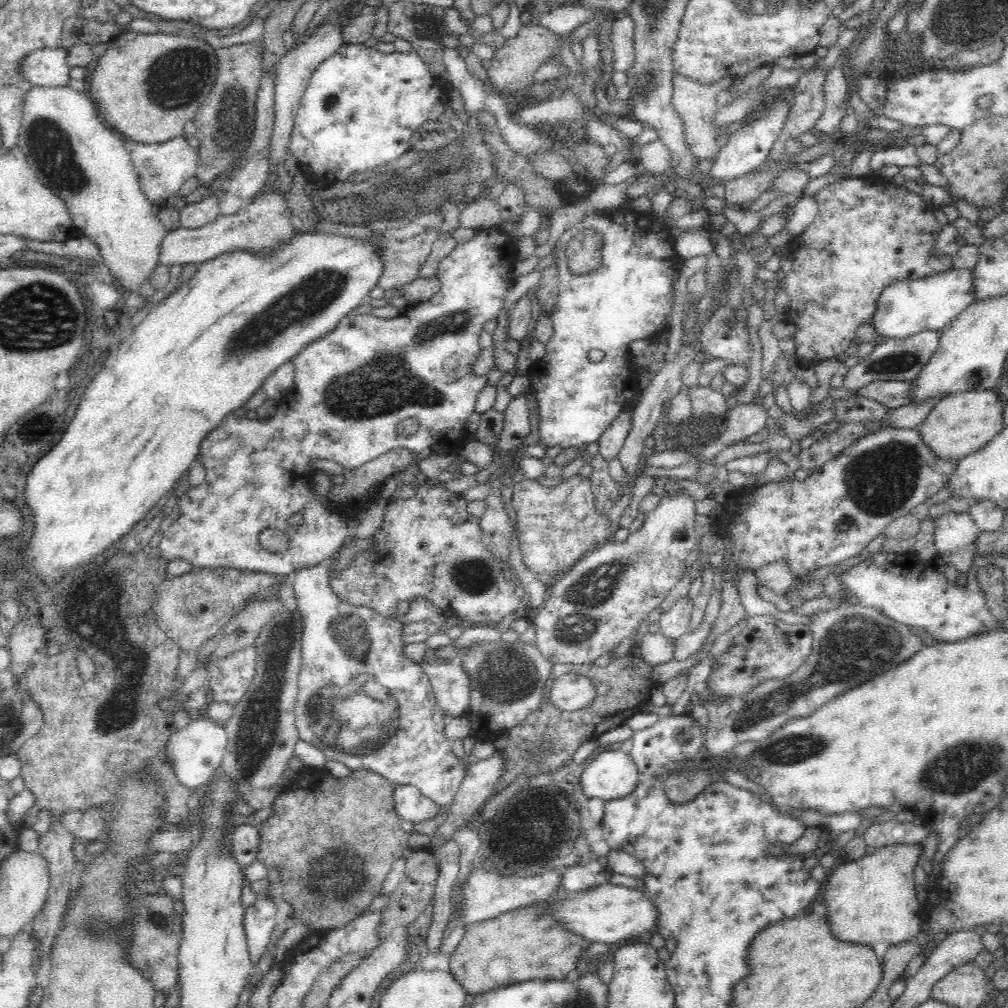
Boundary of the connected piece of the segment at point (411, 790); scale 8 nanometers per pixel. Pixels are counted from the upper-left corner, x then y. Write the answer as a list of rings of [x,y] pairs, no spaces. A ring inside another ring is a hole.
[[[395,785],[393,801],[400,820],[418,823],[435,818],[441,813],[440,807],[432,799],[422,795],[412,785]]]

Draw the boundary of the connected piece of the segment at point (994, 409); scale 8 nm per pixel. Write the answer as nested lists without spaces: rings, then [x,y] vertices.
[[[995,389],[951,394],[940,399],[916,429],[920,433],[920,439],[932,453],[936,453],[936,457],[958,461],[982,448],[1004,428],[1002,405]]]

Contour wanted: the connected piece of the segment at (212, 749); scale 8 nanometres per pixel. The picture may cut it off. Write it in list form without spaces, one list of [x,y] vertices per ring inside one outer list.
[[[208,716],[194,718],[186,727],[172,732],[164,744],[164,753],[170,765],[170,771],[178,779],[180,784],[188,787],[191,791],[202,788],[204,782],[208,782],[214,772],[220,767],[220,762],[226,746],[228,737],[226,736],[225,725],[214,723]]]

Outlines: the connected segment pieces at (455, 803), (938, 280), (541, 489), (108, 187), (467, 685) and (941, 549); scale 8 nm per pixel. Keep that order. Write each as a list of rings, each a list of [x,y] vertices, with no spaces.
[[[500,750],[470,766],[446,814],[446,822],[435,834],[450,839],[454,830],[469,822],[482,804],[489,804],[504,769],[505,758]]]
[[[950,269],[919,279],[892,280],[882,288],[876,302],[876,310],[870,325],[876,333],[876,341],[900,340],[925,330],[940,331],[956,318],[974,300],[974,283],[970,269]]]
[[[580,473],[556,486],[546,487],[535,479],[526,479],[513,482],[511,488],[510,500],[517,520],[522,559],[536,576],[555,579],[586,553],[614,538],[606,515],[600,515],[594,509],[594,495],[588,477]]]
[[[34,86],[28,92],[28,96],[24,96],[22,103],[22,110],[24,116],[21,122],[21,130],[19,132],[16,146],[24,153],[26,160],[29,162],[31,169],[34,174],[38,177],[38,180],[60,200],[66,204],[66,209],[68,209],[68,214],[70,219],[72,219],[72,225],[79,232],[79,236],[88,237],[91,241],[94,241],[100,249],[100,254],[98,254],[98,261],[100,267],[106,269],[107,276],[113,278],[113,280],[118,281],[118,287],[122,291],[132,292],[134,295],[138,296],[138,289],[151,278],[154,268],[159,264],[159,254],[160,245],[164,235],[168,232],[166,227],[162,224],[160,219],[158,219],[157,208],[152,205],[150,201],[146,199],[142,189],[140,189],[139,176],[133,167],[130,155],[124,146],[124,143],[116,137],[116,131],[104,126],[104,122],[98,116],[97,108],[93,99],[88,94],[83,94],[80,92],[74,92],[68,88],[39,88]]]
[[[442,660],[416,662],[429,679],[437,705],[445,716],[464,716],[470,702],[472,681],[460,662],[445,663]]]
[[[941,512],[934,530],[934,547],[942,558],[974,545],[981,534],[969,512]]]

